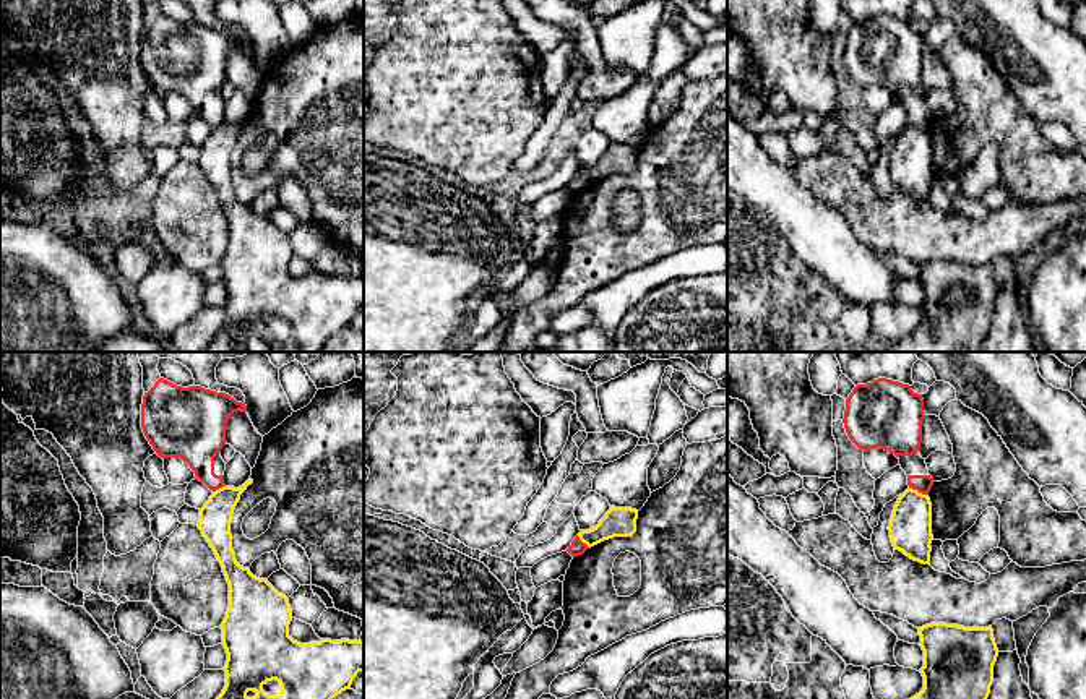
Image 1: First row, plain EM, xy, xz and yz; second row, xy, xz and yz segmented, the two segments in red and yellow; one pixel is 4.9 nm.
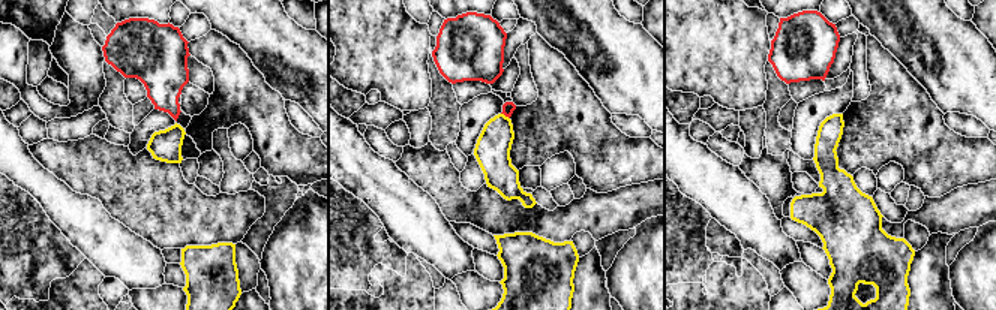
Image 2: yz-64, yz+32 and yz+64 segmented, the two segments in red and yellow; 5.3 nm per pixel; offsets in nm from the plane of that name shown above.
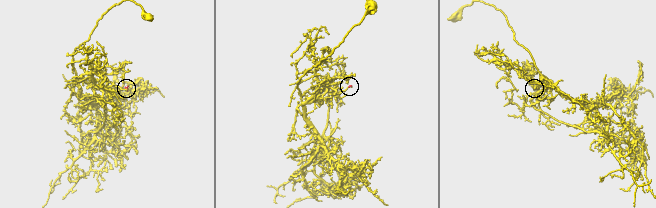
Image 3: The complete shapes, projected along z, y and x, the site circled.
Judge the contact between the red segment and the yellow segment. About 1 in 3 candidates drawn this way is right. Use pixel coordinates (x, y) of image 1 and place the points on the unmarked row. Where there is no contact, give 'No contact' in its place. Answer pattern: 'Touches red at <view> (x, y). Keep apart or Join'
Touches red at yz (919, 128). Keep apart

